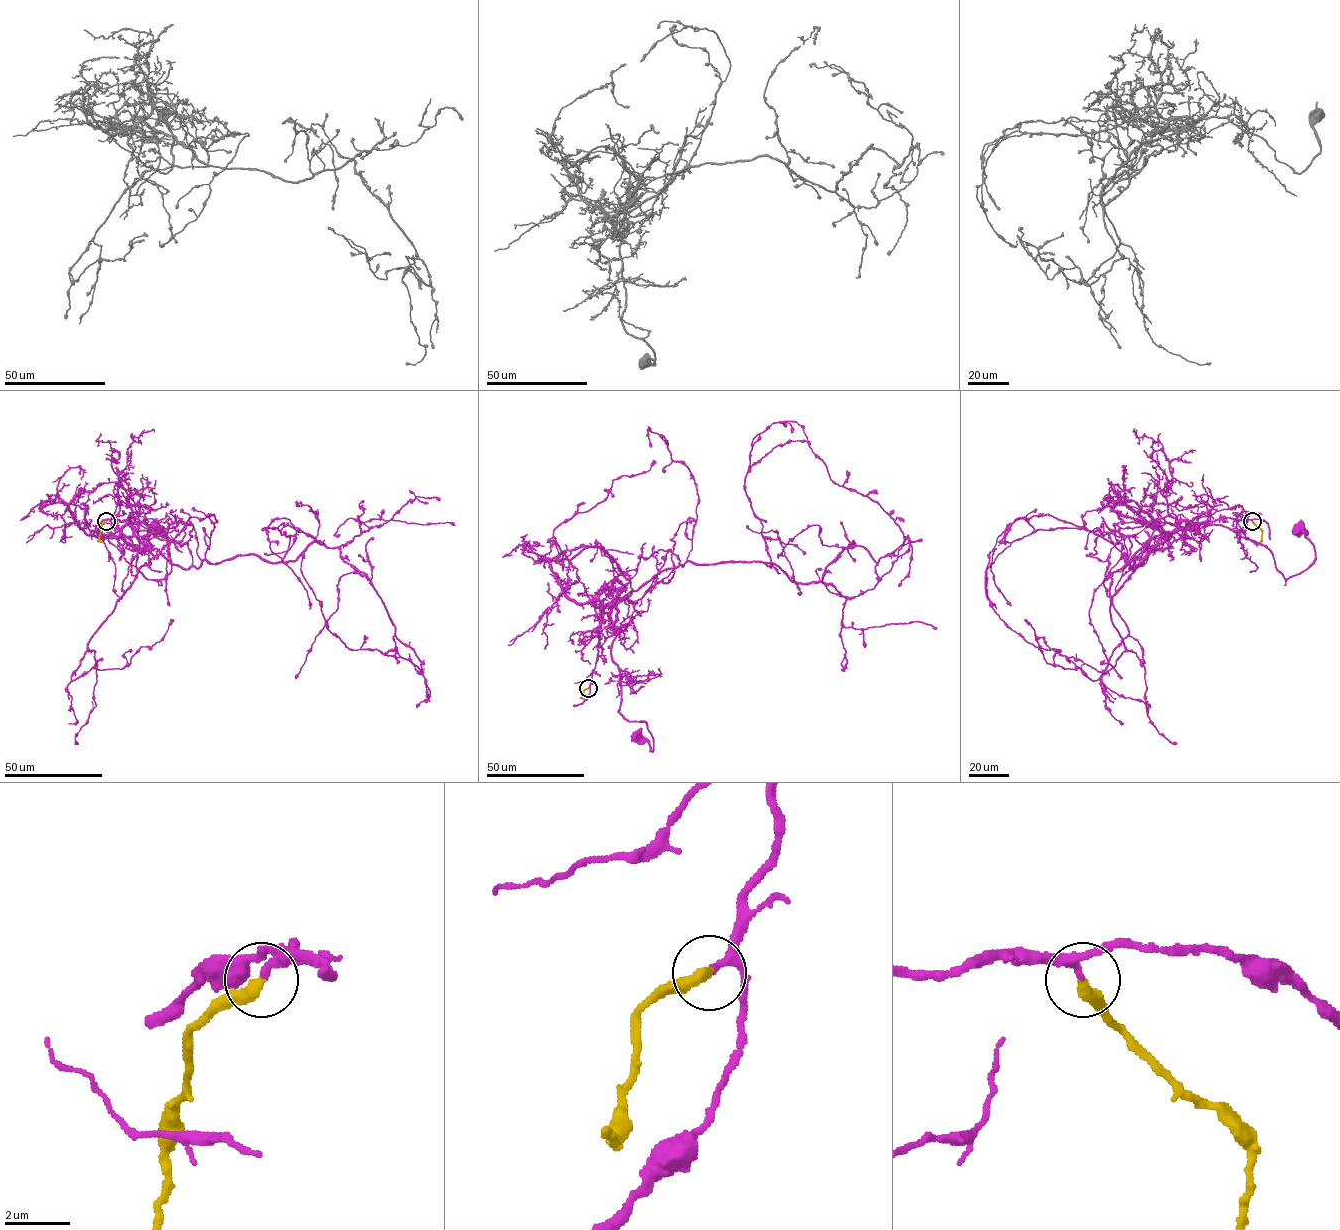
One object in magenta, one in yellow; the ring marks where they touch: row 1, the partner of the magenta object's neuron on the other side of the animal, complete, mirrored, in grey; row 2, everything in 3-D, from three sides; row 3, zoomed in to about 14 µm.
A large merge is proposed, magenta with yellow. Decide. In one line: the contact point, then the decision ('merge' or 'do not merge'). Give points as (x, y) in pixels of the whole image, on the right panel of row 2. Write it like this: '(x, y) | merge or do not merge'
(1252, 521) | merge

